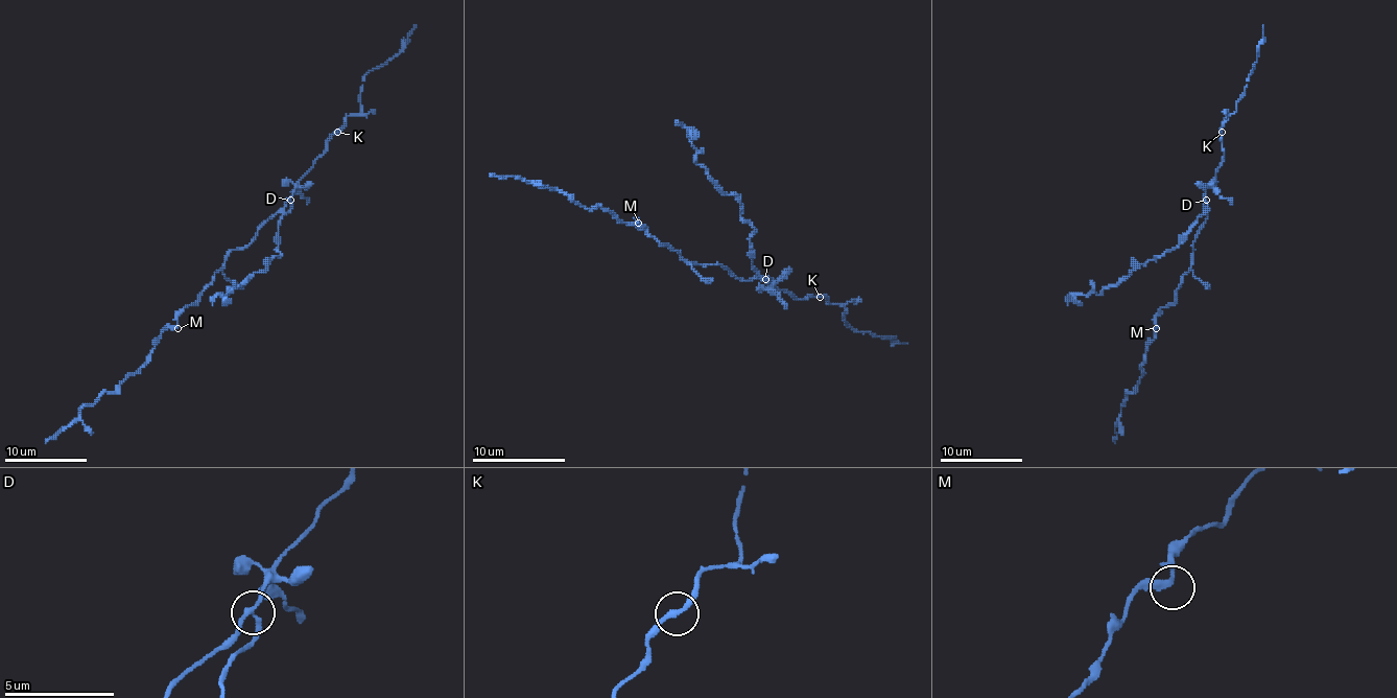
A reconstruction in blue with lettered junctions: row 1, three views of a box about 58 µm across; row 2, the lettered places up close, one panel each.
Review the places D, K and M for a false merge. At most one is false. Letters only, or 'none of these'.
D

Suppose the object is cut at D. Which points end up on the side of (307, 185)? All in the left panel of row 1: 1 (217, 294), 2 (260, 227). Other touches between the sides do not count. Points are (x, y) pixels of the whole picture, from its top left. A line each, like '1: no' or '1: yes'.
1: no
2: yes

